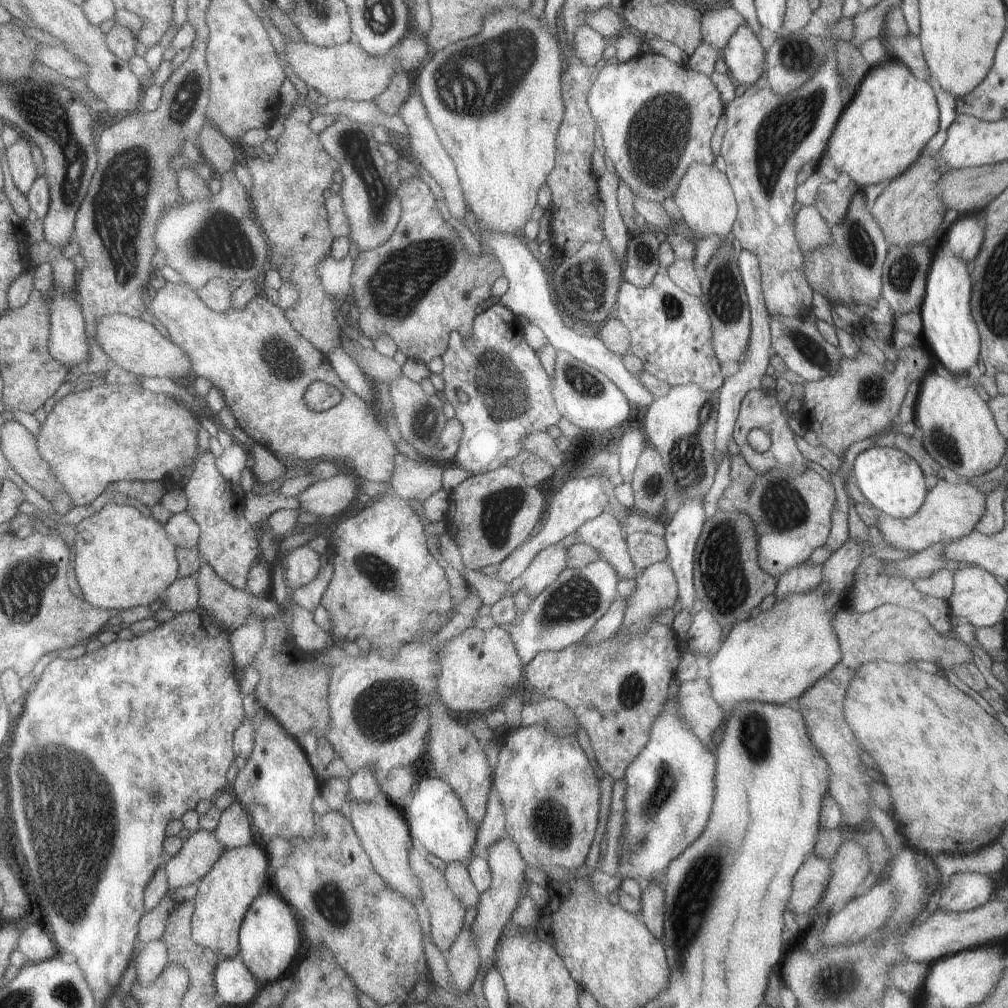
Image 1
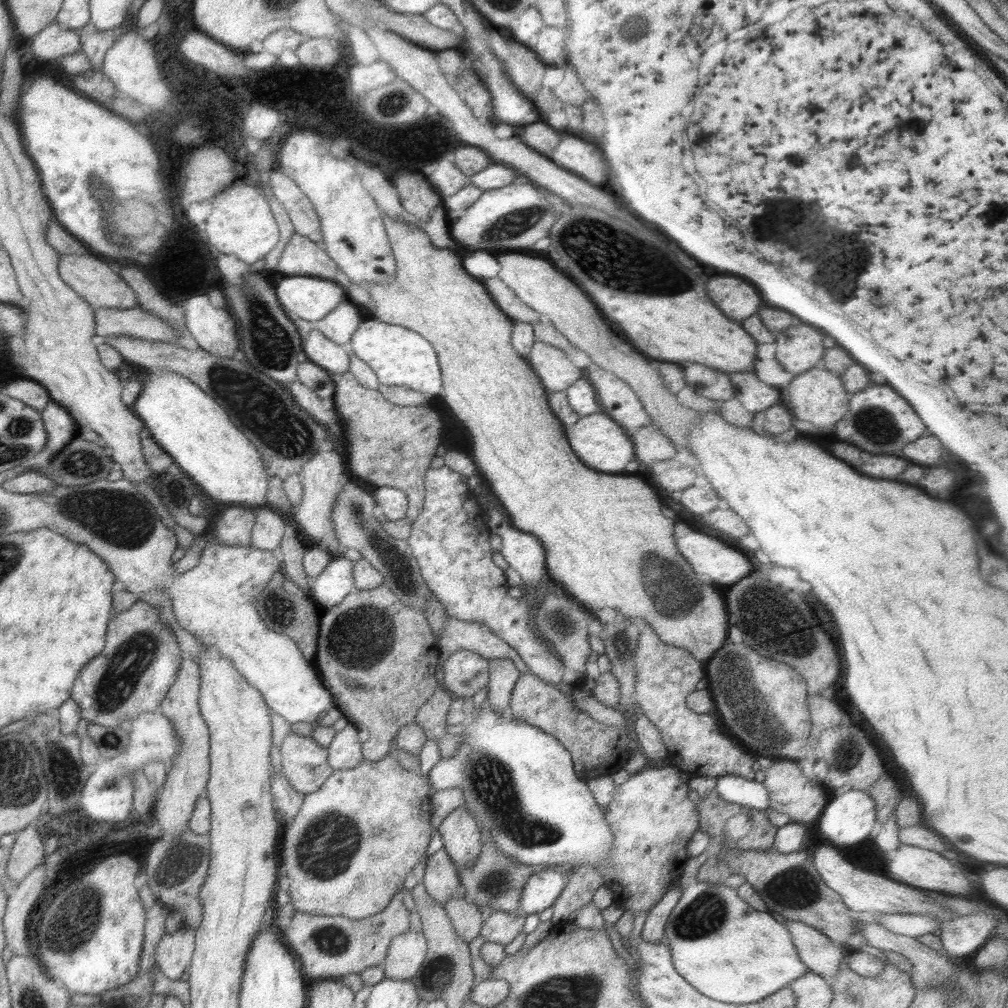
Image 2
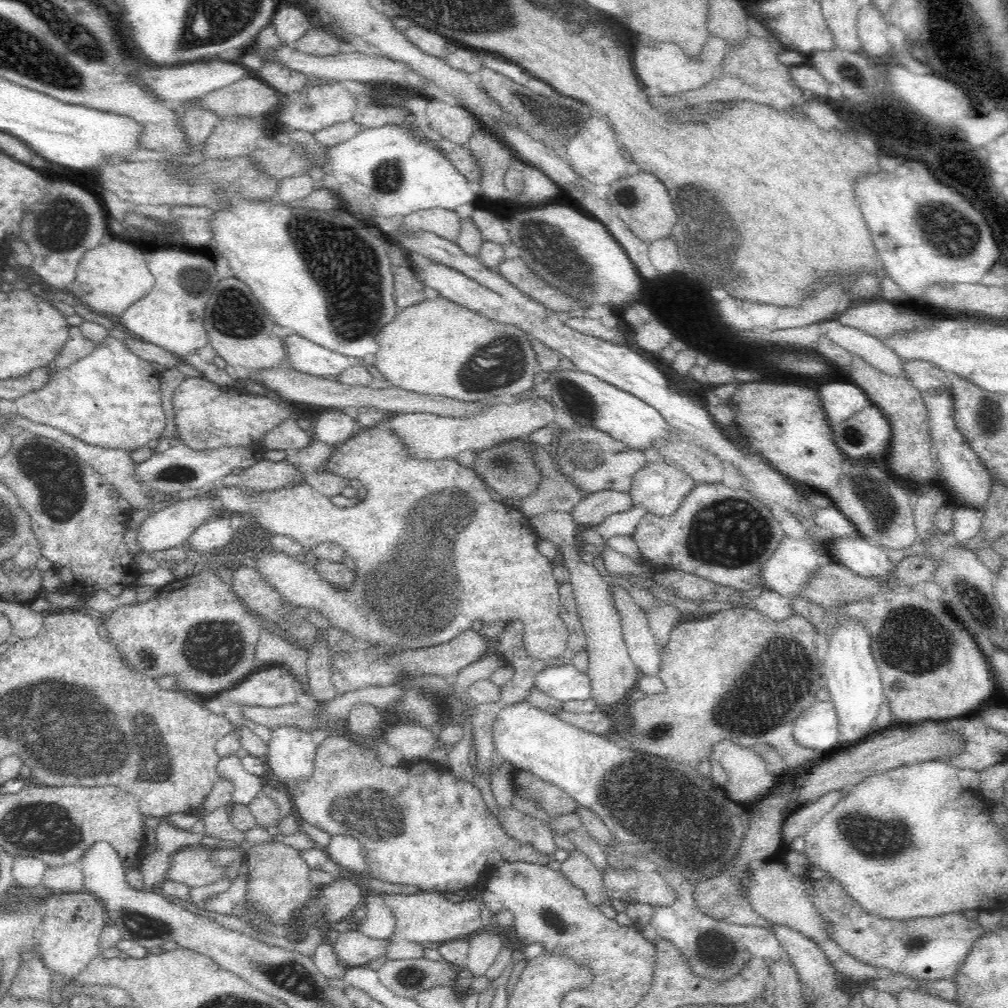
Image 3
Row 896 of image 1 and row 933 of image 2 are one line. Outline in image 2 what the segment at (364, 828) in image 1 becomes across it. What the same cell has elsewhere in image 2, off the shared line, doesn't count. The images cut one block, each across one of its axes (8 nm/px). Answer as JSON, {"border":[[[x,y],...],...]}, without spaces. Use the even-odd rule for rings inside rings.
{"border":[[[409,930],[407,934],[395,936],[381,964],[385,970],[385,980],[413,980],[421,964],[427,958],[427,940],[421,932]]]}

